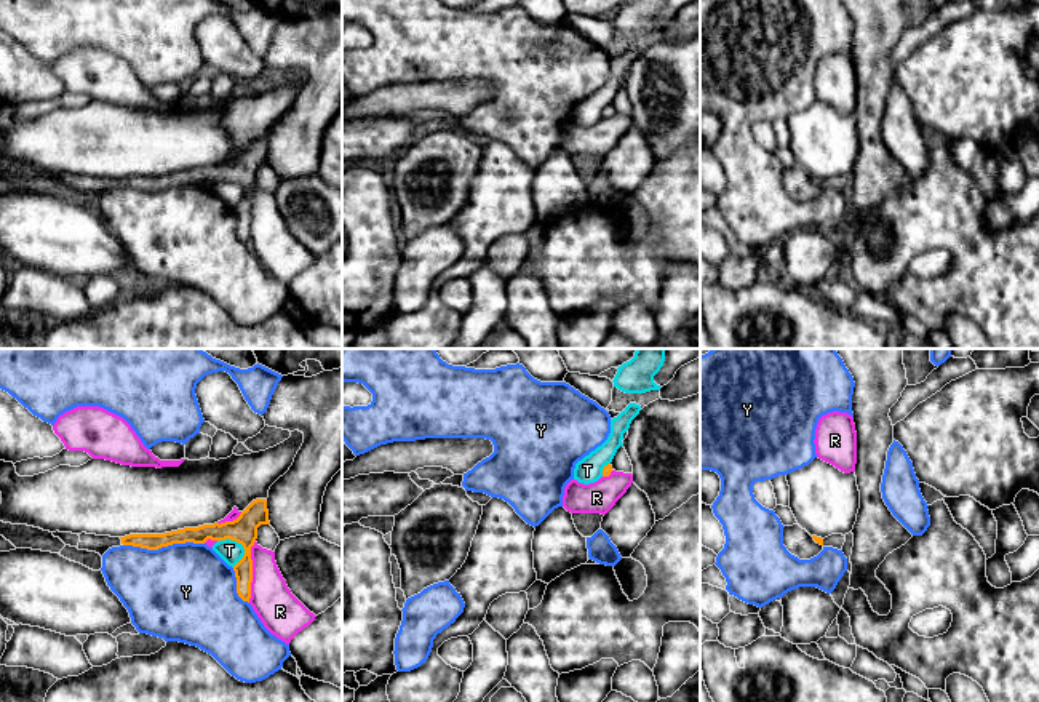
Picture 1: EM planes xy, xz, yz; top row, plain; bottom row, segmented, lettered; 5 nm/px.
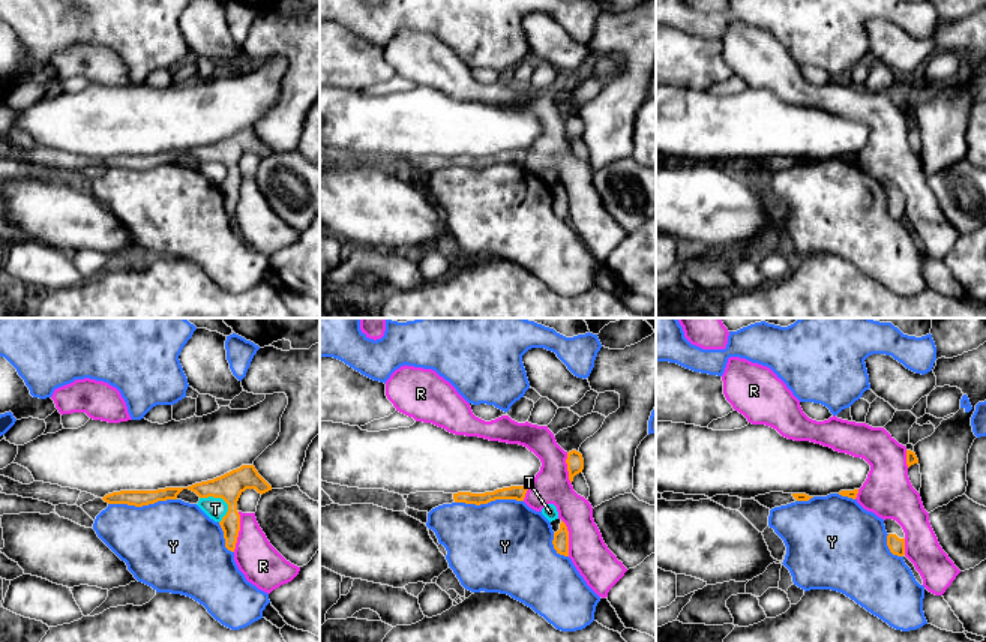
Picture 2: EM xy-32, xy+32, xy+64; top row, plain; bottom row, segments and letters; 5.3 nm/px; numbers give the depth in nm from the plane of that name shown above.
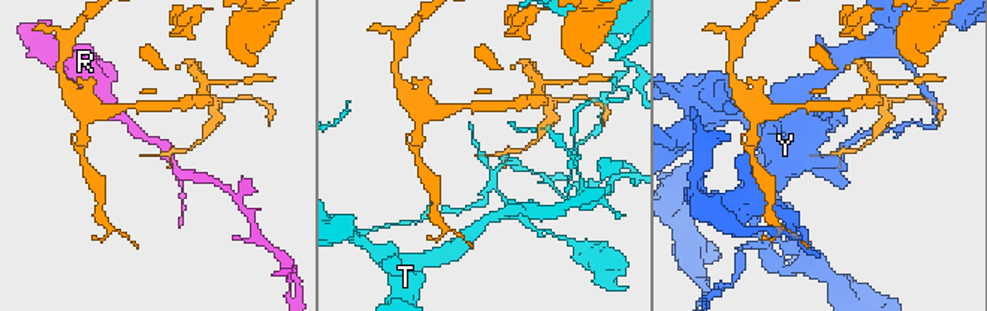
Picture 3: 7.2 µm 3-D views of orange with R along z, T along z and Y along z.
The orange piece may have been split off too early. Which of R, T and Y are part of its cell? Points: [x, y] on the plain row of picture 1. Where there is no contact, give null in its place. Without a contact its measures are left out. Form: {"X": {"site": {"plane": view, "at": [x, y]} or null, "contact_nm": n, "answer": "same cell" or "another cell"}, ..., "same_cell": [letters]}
{"R": {"site": {"plane": "xy", "at": [251, 213]}, "contact_nm": 320, "answer": "another cell"}, "T": {"site": {"plane": "xy", "at": [242, 186]}, "contact_nm": 160, "answer": "another cell"}, "Y": {"site": {"plane": "xy", "at": [163, 187]}, "contact_nm": 400, "answer": "another cell"}, "same_cell": []}

